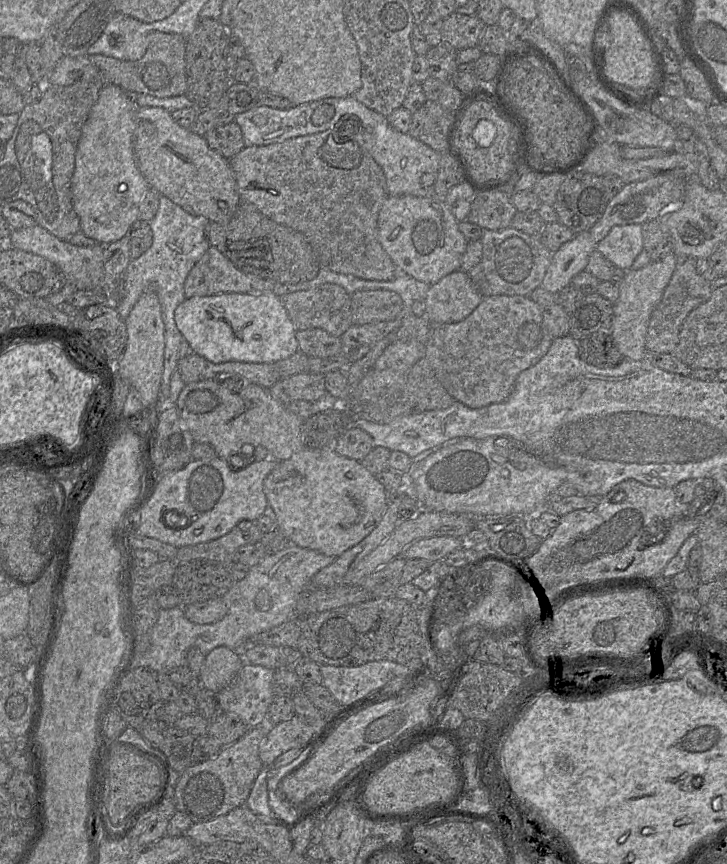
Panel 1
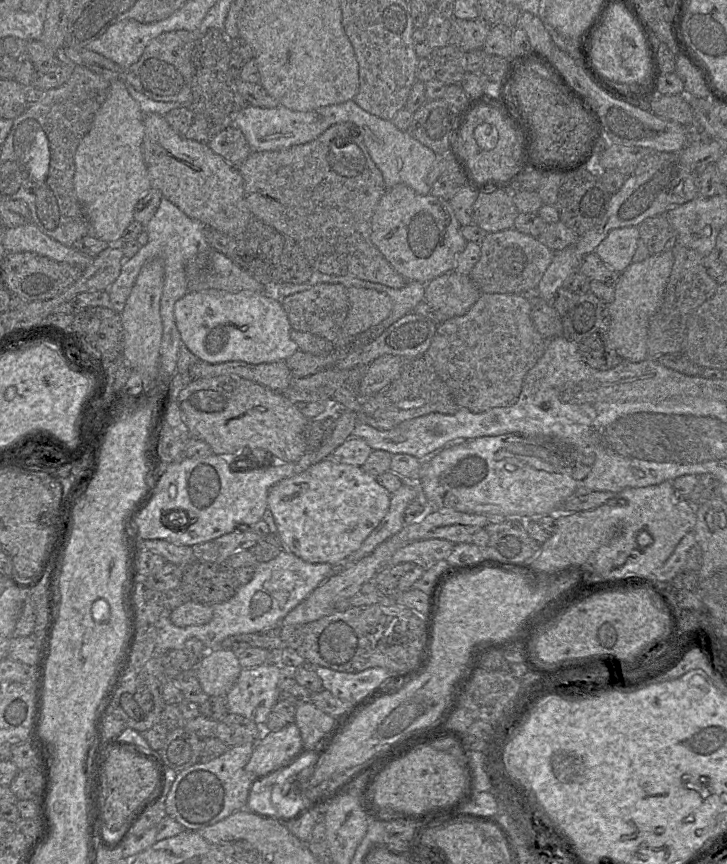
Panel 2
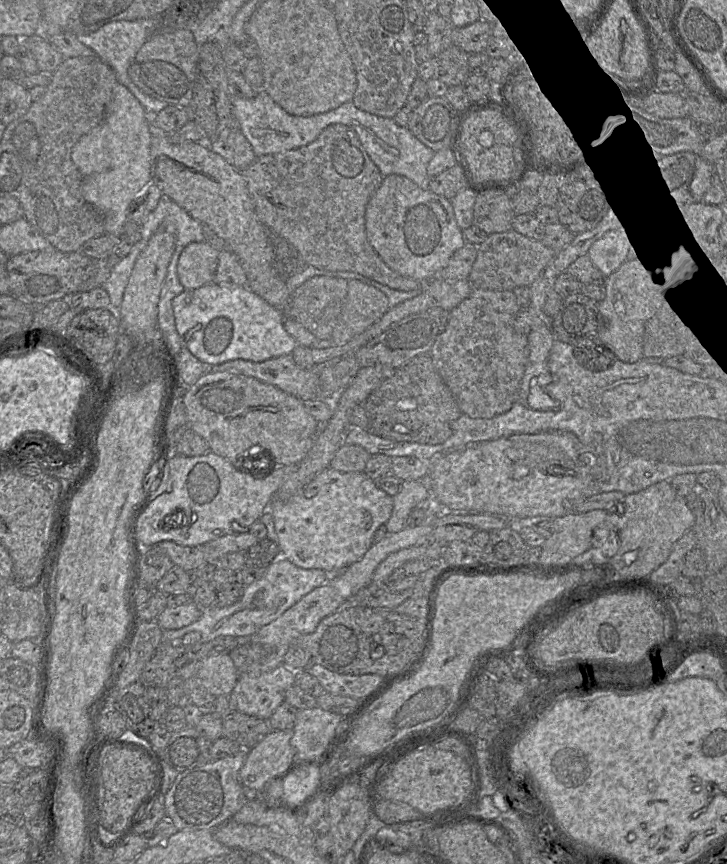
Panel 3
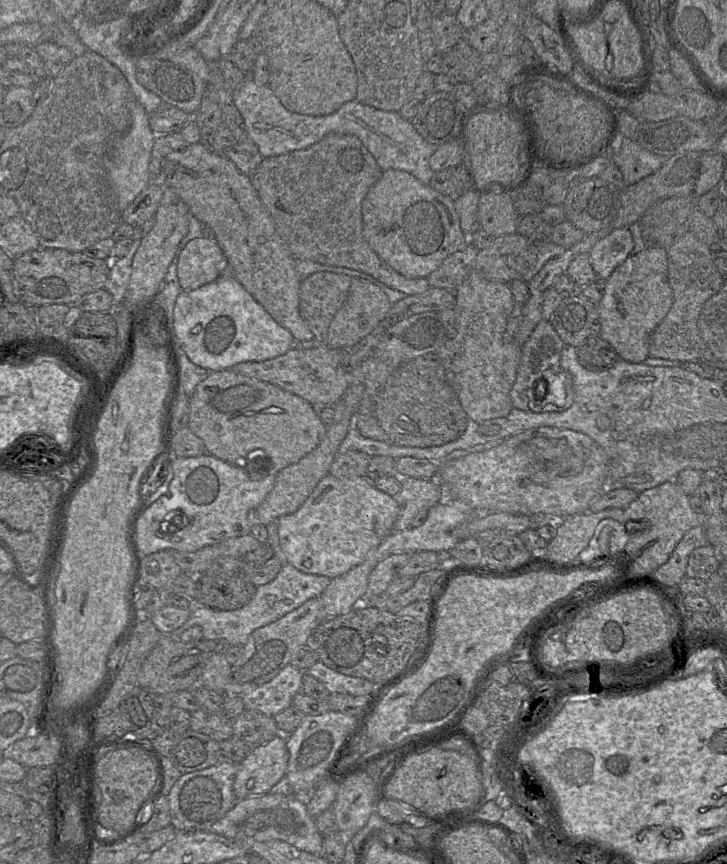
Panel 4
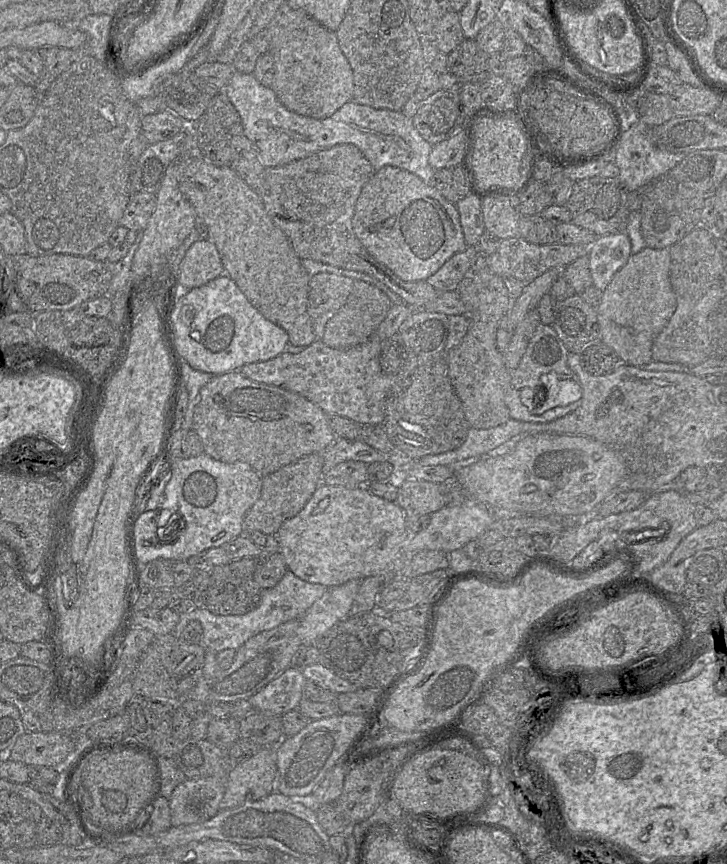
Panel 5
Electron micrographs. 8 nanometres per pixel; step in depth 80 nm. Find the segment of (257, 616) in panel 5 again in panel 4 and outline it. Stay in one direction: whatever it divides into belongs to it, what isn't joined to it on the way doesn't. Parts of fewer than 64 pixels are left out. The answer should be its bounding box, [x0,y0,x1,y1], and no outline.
[169,562,331,646]

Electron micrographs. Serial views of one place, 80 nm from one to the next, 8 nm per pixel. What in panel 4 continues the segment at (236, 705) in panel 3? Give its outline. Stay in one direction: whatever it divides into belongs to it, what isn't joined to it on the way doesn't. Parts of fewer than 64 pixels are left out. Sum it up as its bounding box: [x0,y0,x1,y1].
[241,664,304,716]

